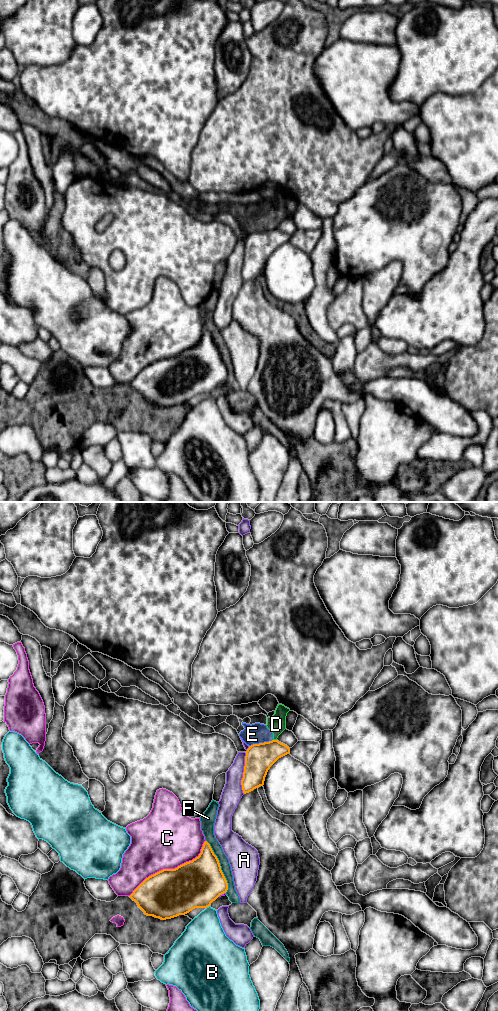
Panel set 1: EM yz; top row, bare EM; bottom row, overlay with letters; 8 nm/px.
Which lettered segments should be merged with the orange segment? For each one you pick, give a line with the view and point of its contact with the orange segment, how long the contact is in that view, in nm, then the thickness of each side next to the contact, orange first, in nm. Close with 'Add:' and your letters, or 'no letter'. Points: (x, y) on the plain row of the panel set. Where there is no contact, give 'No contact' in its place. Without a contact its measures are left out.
Add: no letter

